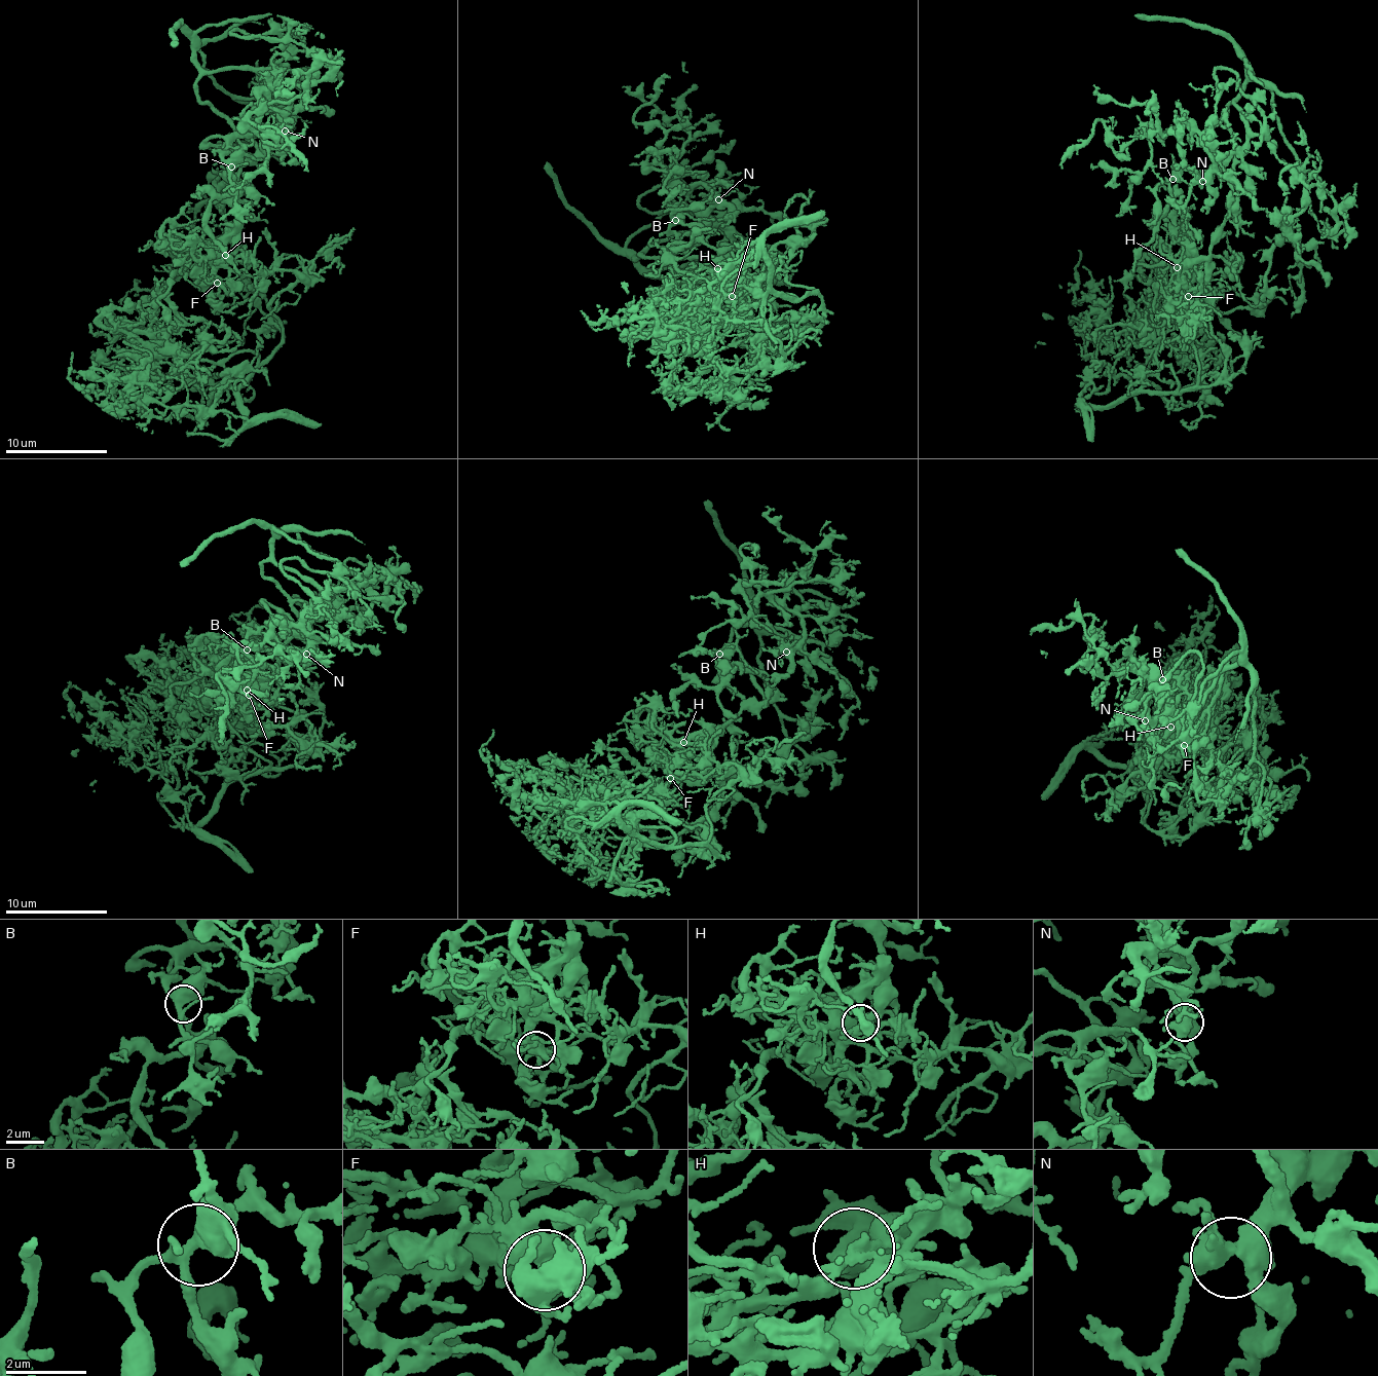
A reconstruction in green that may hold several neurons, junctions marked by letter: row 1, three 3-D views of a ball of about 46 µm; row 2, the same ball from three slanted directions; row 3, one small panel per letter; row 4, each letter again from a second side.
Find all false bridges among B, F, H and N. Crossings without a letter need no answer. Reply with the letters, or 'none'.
H

